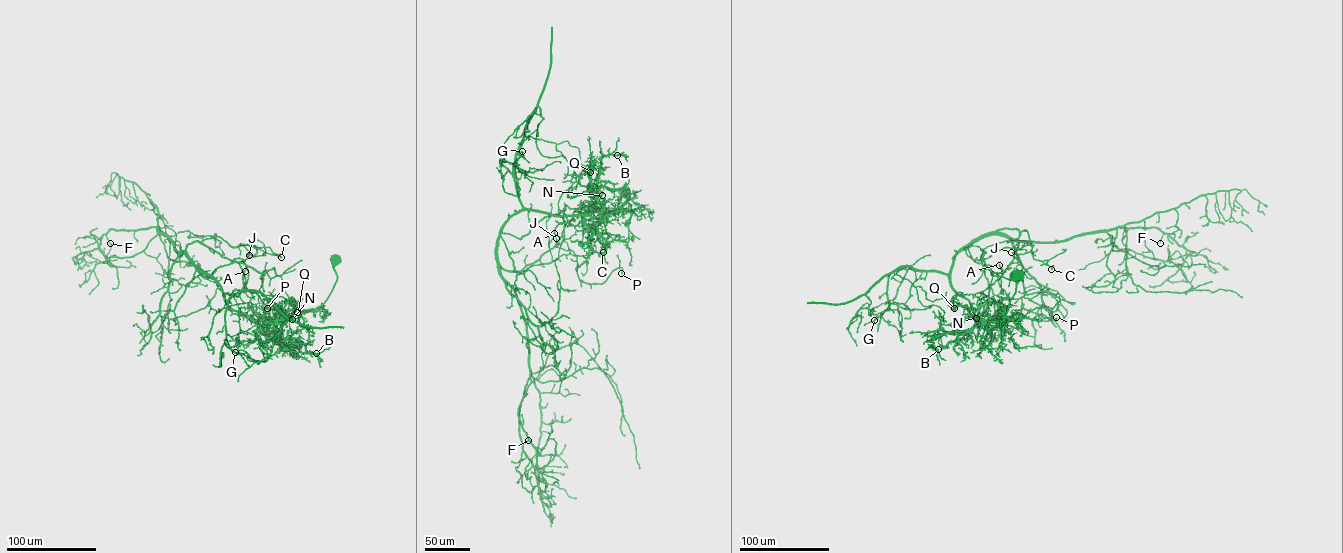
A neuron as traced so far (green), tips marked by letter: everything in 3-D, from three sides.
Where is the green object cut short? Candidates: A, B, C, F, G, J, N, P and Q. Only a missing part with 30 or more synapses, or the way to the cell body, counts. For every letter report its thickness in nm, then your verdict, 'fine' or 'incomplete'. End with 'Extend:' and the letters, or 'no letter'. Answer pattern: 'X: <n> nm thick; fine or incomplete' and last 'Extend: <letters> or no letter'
A: 480 nm thick; fine
B: 200 nm thick; fine
C: 650 nm thick; fine
F: 260 nm thick; fine
G: 440 nm thick; incomplete
J: 460 nm thick; fine
N: 160 nm thick; fine
P: 480 nm thick; fine
Q: 100 nm thick; fine
Extend: G

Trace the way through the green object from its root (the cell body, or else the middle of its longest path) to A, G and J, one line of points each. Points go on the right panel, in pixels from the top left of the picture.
A: (1009, 237), (996, 231), (1012, 228), (1020, 233), (1013, 259), (1003, 272), (999, 265)
G: (1009, 237), (975, 239), (957, 251), (947, 273), (898, 269), (889, 276), (888, 308), (874, 320)
J: (1009, 237), (996, 231), (1018, 230), (1015, 258), (1016, 254), (1011, 252)

